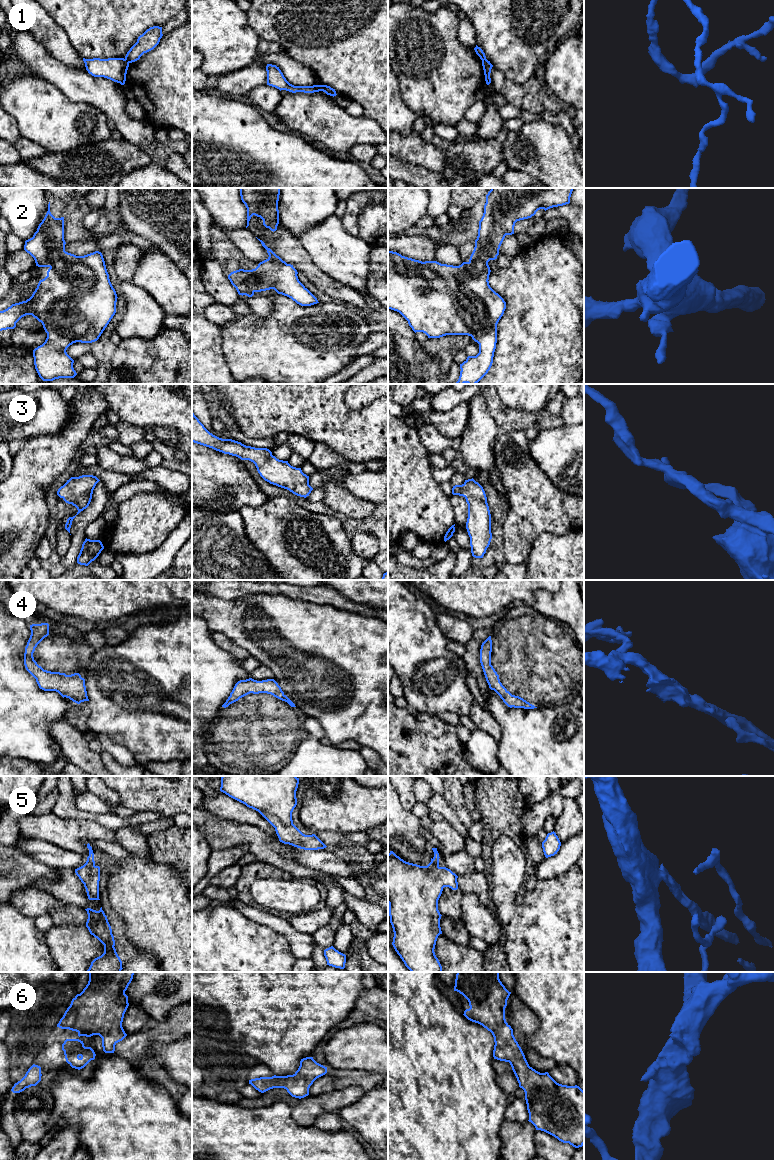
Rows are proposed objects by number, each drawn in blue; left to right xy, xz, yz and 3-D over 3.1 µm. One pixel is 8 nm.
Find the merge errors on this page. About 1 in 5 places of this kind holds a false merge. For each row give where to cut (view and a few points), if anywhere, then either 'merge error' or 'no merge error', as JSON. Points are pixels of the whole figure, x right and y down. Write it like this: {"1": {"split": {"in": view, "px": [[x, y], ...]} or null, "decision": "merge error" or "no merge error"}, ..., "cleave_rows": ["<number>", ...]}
{"1": {"split": {"in": "xz", "px": [[320, 85], [322, 90]]}, "decision": "merge error"}, "2": {"split": null, "decision": "no merge error"}, "3": {"split": null, "decision": "no merge error"}, "4": {"split": null, "decision": "no merge error"}, "5": {"split": null, "decision": "no merge error"}, "6": {"split": null, "decision": "no merge error"}, "cleave_rows": ["1"]}

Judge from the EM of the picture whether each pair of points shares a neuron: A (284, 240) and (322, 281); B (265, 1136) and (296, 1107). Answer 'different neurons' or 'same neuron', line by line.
A: same neuron
B: different neurons

